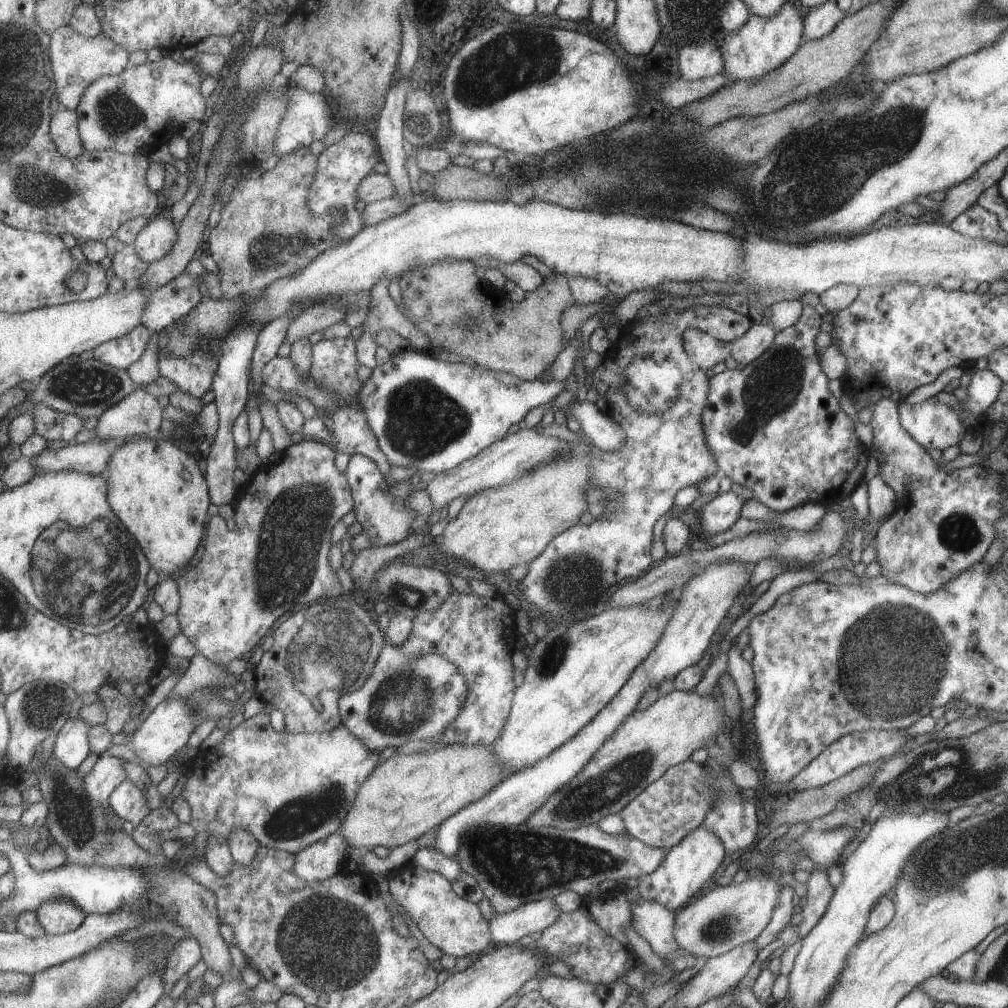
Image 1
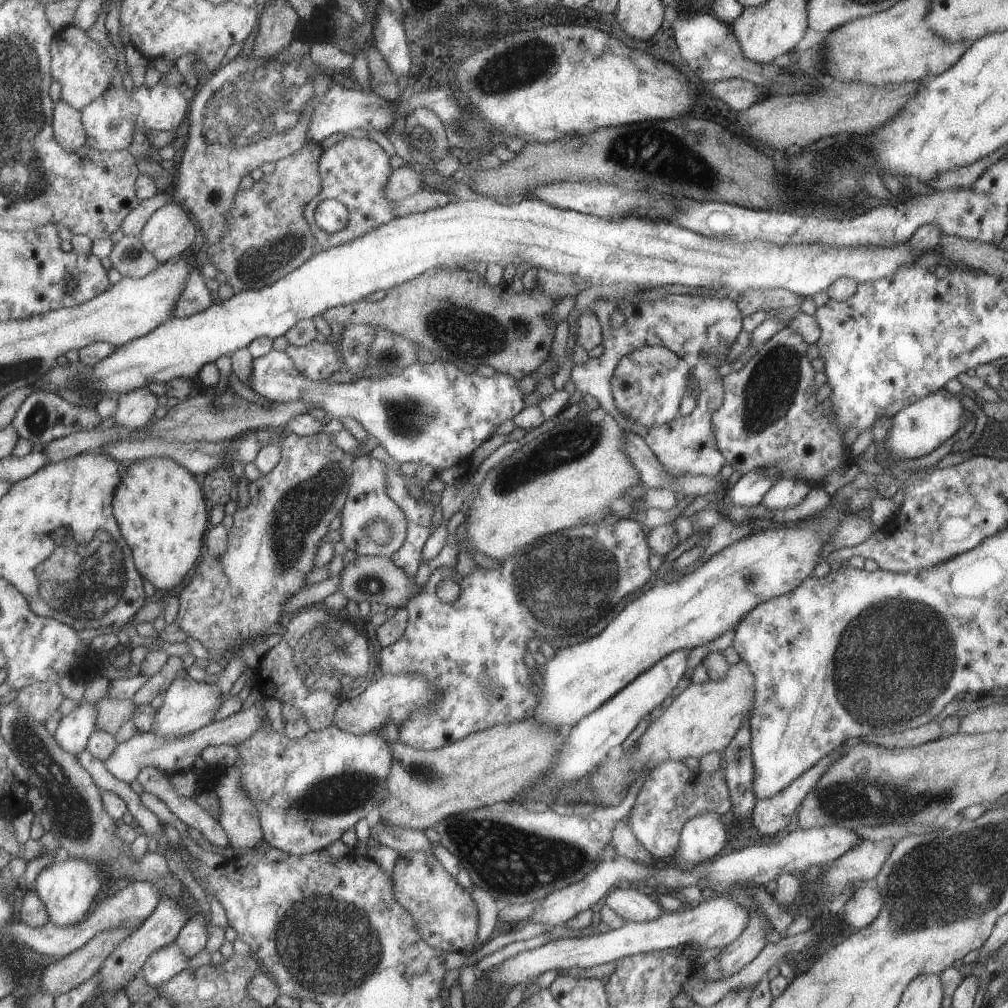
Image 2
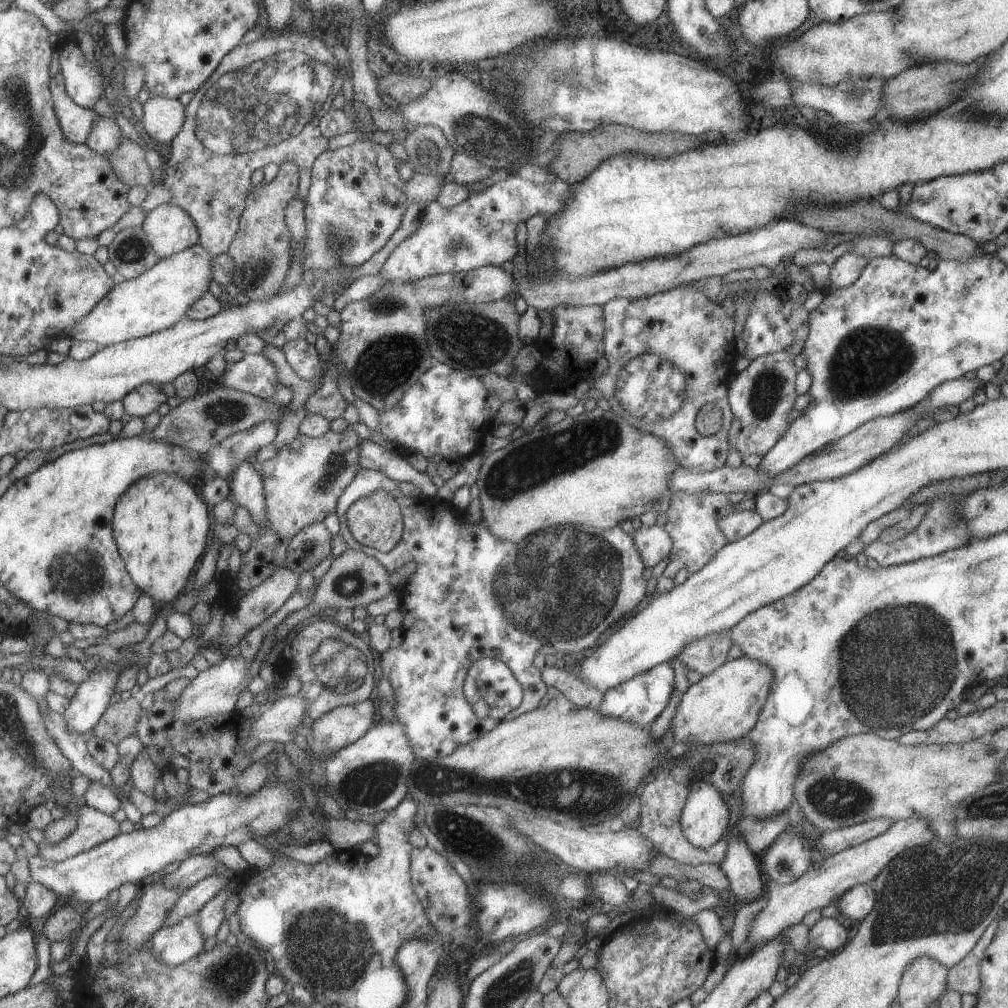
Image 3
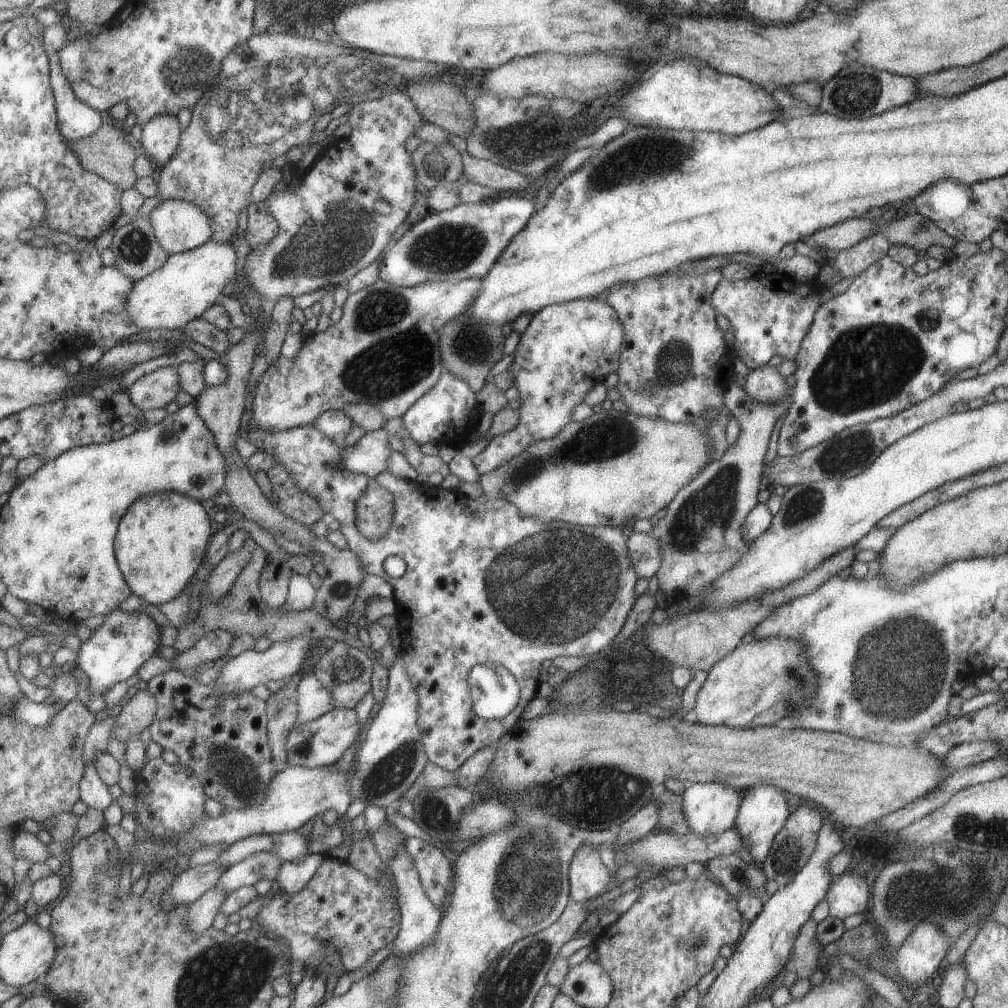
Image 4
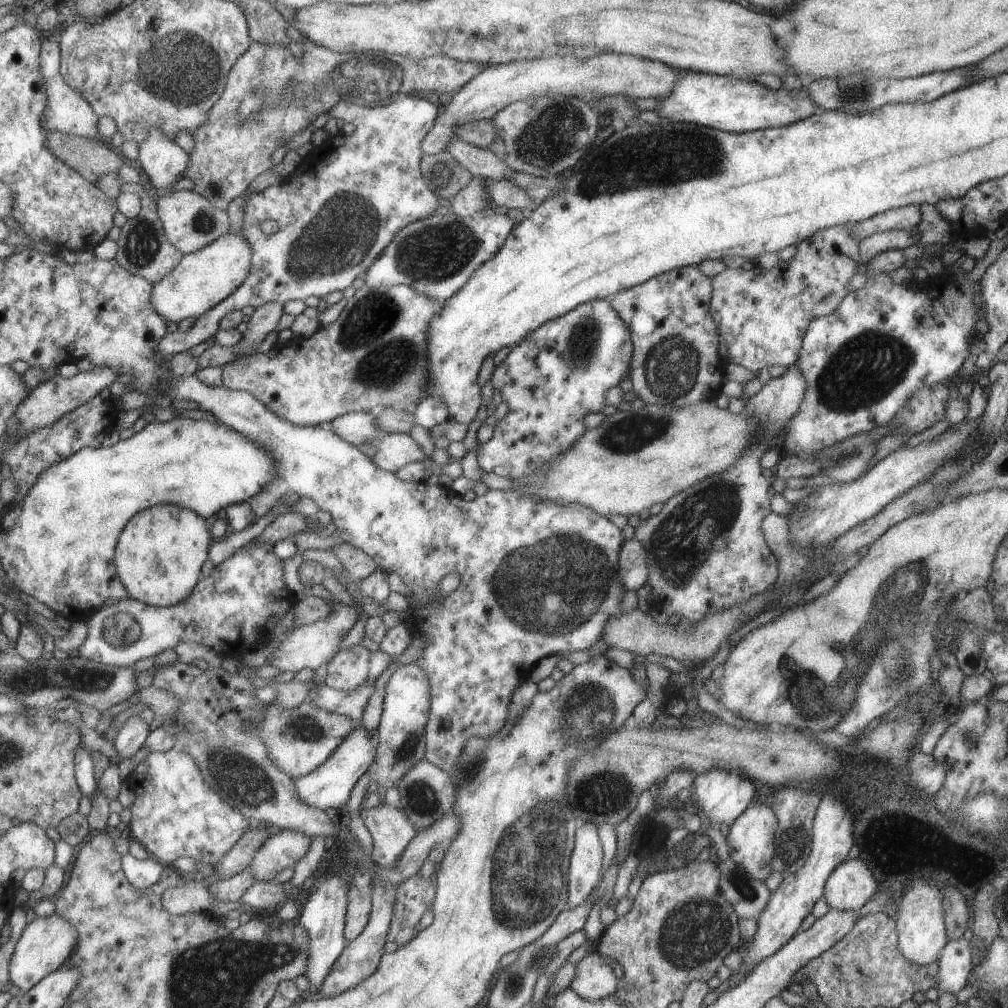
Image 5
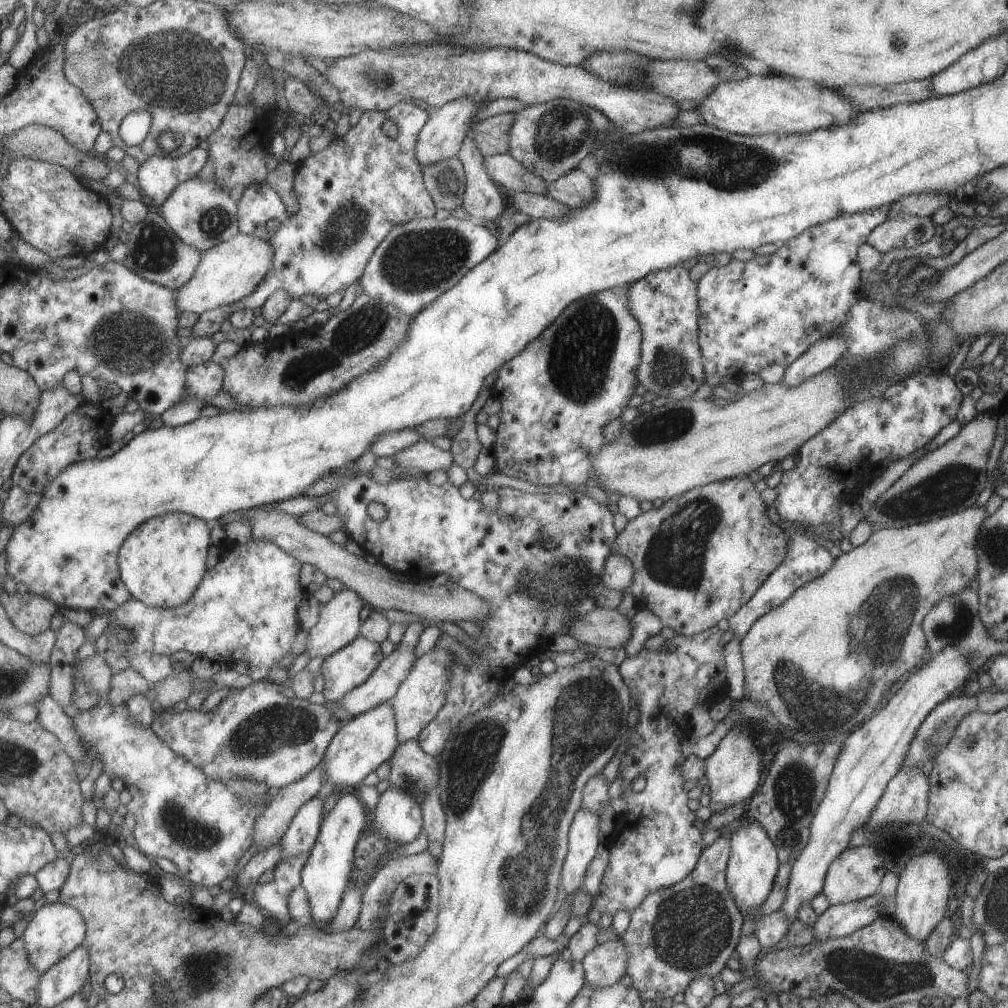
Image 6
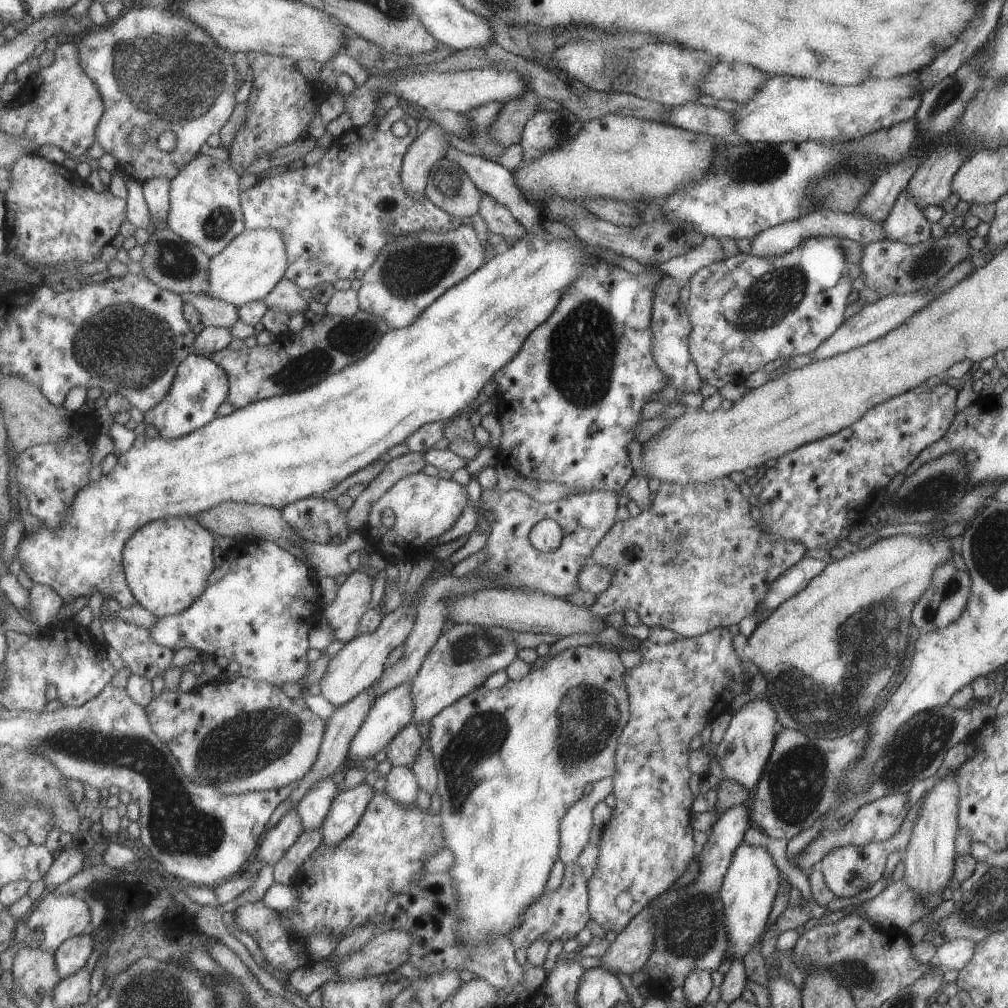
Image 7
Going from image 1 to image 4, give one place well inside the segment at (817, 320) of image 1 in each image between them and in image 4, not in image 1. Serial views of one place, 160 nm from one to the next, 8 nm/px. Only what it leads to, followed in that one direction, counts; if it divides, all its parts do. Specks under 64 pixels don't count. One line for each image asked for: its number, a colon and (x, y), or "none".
2: (769, 416)
3: (760, 397)
4: (763, 384)

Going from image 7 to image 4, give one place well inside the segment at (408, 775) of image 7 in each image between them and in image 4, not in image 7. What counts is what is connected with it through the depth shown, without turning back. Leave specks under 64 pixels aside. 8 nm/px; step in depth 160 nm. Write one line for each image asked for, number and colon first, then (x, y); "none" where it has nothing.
4: (419, 916)
5: (390, 830)
6: (397, 817)

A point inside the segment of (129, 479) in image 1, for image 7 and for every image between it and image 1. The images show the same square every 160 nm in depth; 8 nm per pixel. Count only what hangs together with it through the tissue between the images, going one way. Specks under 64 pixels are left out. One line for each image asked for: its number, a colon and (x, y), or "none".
2: (159, 508)
3: (159, 524)
4: (160, 542)
5: (158, 556)
6: (161, 562)
7: (166, 562)

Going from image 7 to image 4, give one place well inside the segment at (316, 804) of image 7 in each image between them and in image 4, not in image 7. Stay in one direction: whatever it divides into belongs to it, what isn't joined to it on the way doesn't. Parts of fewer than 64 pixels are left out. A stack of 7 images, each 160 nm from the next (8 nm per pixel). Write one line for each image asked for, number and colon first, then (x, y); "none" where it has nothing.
4: (257, 866)
5: (278, 852)
6: (301, 833)

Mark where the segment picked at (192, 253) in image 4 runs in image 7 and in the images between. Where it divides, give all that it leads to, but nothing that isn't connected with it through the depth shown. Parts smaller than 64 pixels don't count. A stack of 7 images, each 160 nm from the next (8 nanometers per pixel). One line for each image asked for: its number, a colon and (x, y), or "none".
5: (200, 280)
6: (231, 270)
7: (247, 268)

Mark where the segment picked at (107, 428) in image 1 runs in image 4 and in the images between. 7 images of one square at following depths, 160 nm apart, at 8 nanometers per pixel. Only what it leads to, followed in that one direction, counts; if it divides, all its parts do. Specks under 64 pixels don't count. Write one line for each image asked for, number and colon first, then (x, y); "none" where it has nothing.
2: (136, 408)
3: (143, 399)
4: (156, 389)

